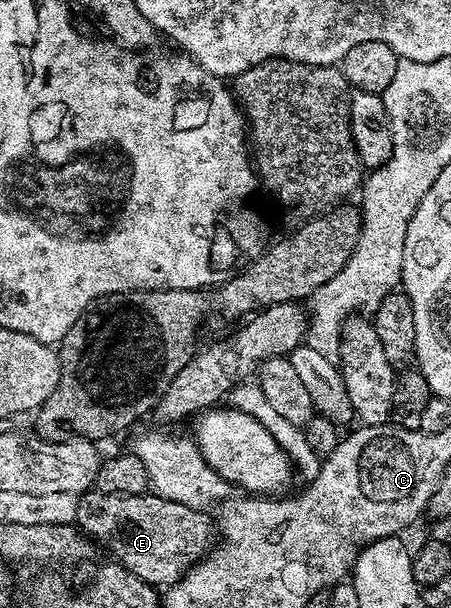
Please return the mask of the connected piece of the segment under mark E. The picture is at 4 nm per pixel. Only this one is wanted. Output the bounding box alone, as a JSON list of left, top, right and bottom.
[75,489,214,589]

